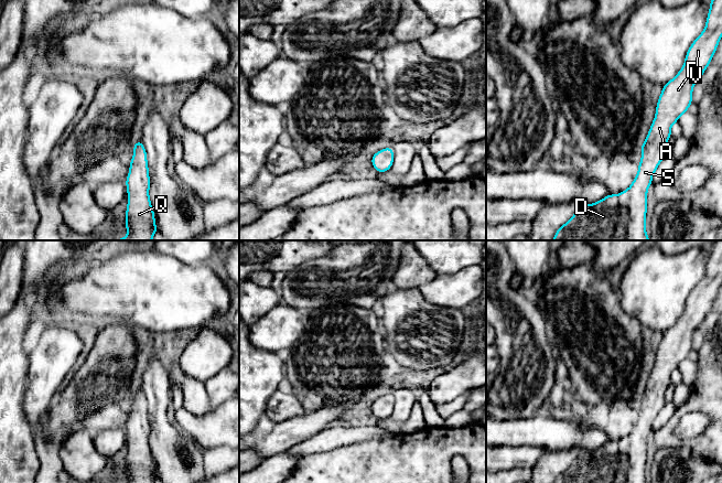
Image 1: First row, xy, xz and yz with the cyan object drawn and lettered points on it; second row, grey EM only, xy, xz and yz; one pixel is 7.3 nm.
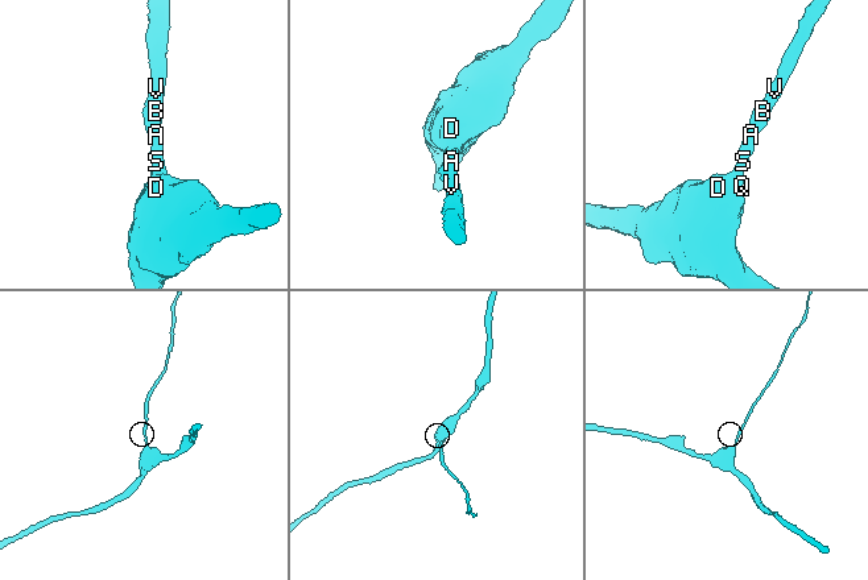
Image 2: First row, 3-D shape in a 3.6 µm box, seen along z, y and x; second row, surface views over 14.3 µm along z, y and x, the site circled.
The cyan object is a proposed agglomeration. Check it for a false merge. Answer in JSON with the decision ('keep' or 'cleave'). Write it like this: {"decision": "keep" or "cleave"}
{"decision": "keep"}

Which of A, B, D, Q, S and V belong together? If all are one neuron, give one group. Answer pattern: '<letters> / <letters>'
A B D Q S V

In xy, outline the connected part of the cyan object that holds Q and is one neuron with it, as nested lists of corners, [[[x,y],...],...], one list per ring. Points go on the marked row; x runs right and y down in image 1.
[[[142,141],[133,143],[133,148],[133,158],[129,164],[130,171],[126,180],[128,191],[126,228],[128,236],[116,240],[151,240],[158,229],[149,198],[150,178],[147,151]]]

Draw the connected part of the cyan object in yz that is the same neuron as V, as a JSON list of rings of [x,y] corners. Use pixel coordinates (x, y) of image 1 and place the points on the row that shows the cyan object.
[[[710,0],[711,6],[703,32],[694,40],[686,54],[680,72],[664,85],[656,107],[656,116],[646,140],[642,144],[642,161],[632,185],[617,196],[610,194],[594,204],[580,206],[575,214],[561,226],[552,240],[626,240],[626,224],[631,222],[631,240],[649,240],[646,234],[647,191],[653,174],[665,158],[665,148],[671,137],[671,126],[688,111],[692,103],[692,88],[710,64],[722,37],[722,0]]]

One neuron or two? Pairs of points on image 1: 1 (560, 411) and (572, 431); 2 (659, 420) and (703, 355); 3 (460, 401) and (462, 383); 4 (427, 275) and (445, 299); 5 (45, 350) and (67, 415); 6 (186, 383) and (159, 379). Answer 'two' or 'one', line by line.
1: two
2: two
3: two
4: two
5: two
6: two

